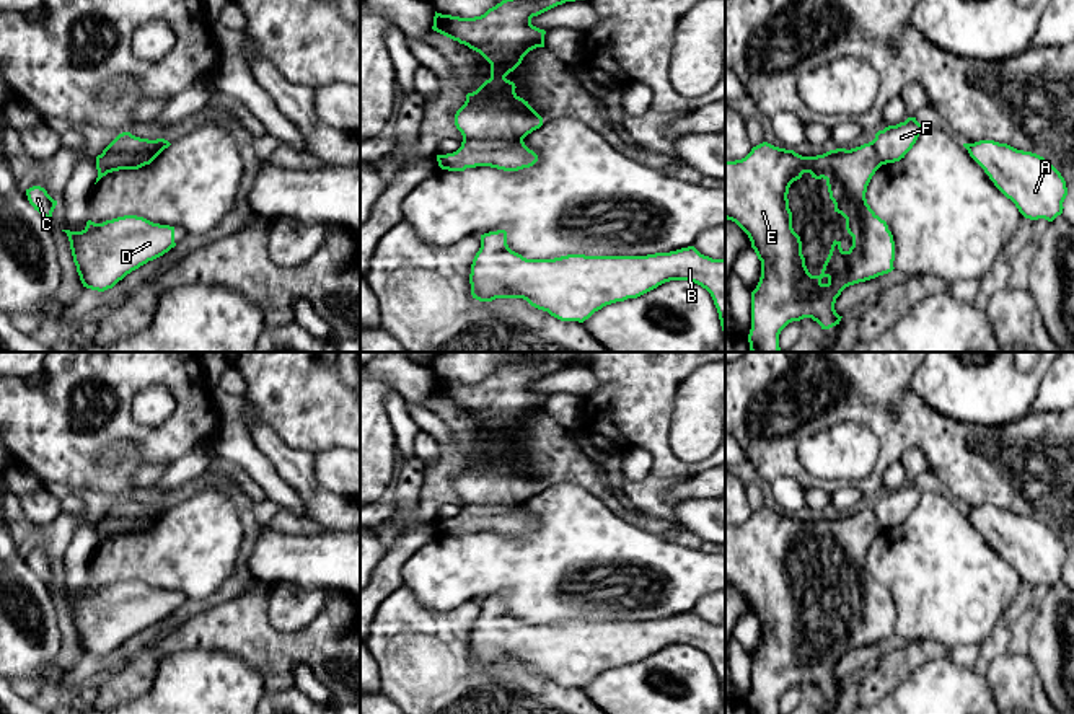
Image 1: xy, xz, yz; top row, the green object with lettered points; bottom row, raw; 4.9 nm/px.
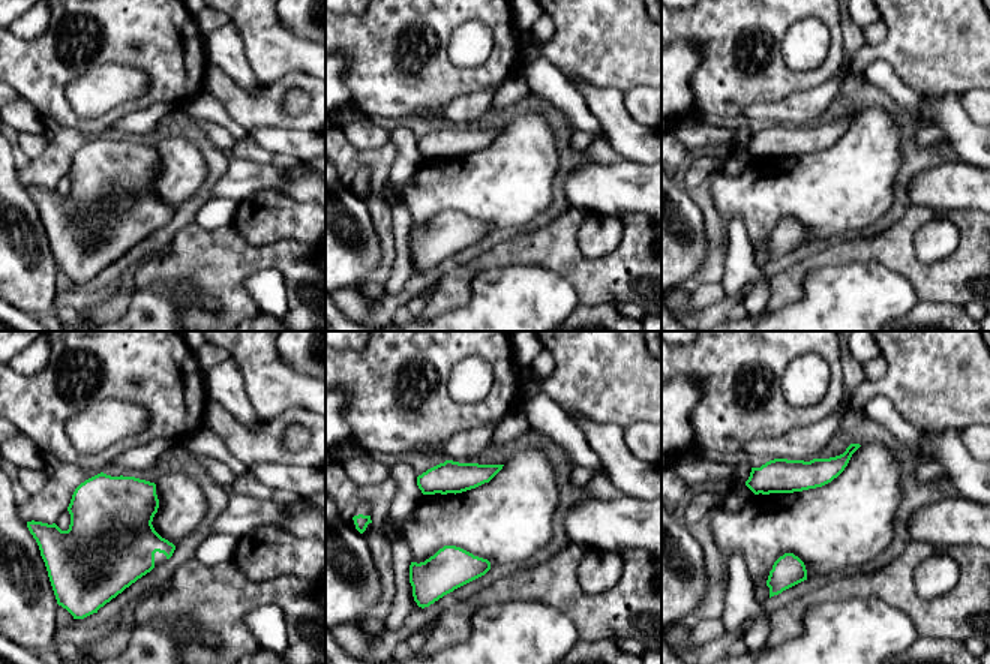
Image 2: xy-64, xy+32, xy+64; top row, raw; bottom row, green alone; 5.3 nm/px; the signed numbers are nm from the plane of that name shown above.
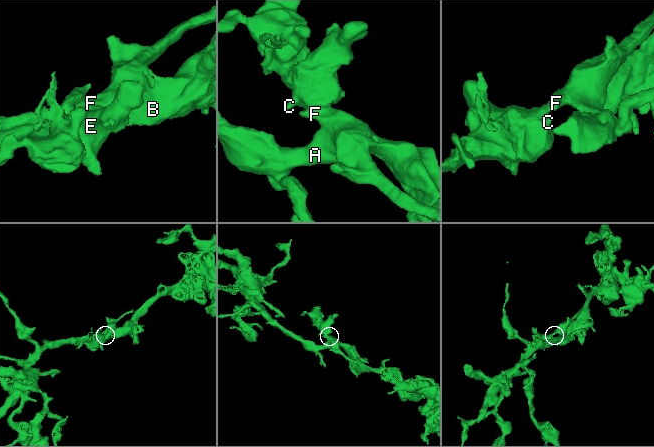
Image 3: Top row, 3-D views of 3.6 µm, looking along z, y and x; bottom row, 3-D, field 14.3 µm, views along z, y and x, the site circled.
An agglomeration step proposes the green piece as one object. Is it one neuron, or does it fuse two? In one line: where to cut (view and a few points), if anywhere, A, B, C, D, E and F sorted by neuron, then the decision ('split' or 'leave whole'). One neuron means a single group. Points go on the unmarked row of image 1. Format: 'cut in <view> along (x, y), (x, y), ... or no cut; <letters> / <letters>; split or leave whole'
cut in xz along (522, 504), (463, 506); A B F / C D E; split

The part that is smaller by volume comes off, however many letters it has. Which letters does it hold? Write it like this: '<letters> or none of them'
C, D, E

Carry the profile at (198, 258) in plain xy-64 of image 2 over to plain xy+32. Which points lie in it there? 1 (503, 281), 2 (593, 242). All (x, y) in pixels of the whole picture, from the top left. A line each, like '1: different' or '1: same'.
1: different
2: different

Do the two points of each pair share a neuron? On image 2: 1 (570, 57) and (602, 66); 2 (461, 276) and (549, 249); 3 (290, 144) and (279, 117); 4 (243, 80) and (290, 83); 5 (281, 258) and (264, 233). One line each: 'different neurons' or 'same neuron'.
1: same neuron
2: same neuron
3: different neurons
4: different neurons
5: different neurons

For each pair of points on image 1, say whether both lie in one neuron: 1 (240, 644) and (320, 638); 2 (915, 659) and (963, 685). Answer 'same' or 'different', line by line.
1: same
2: different

